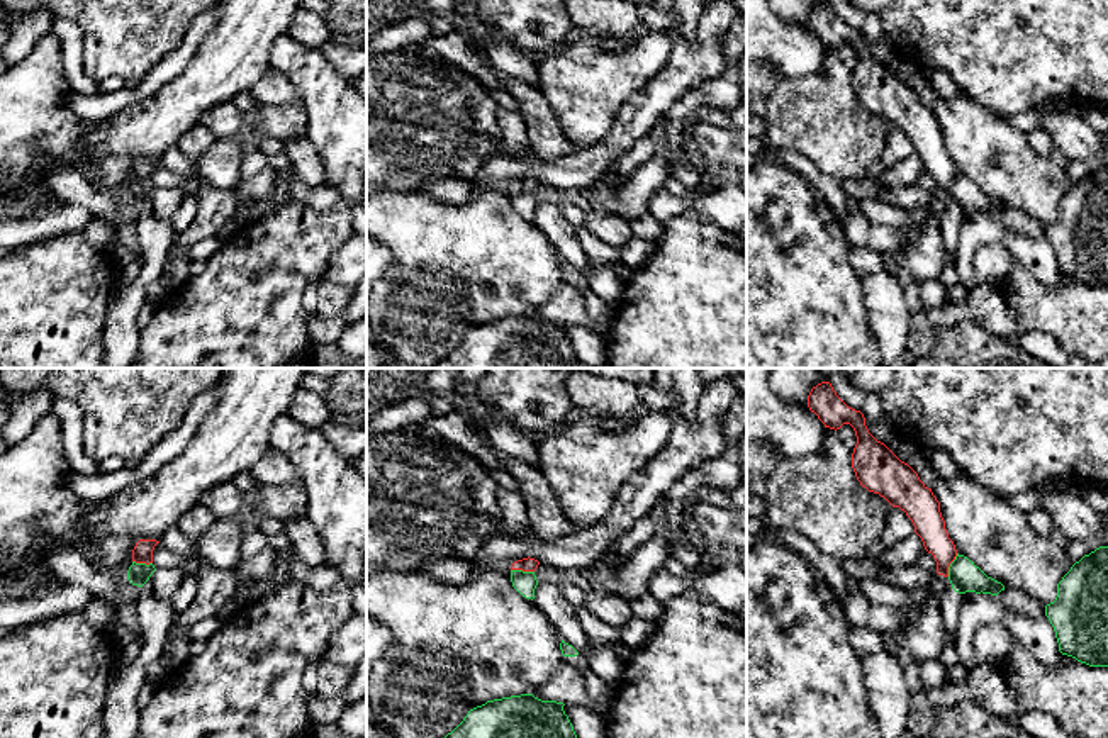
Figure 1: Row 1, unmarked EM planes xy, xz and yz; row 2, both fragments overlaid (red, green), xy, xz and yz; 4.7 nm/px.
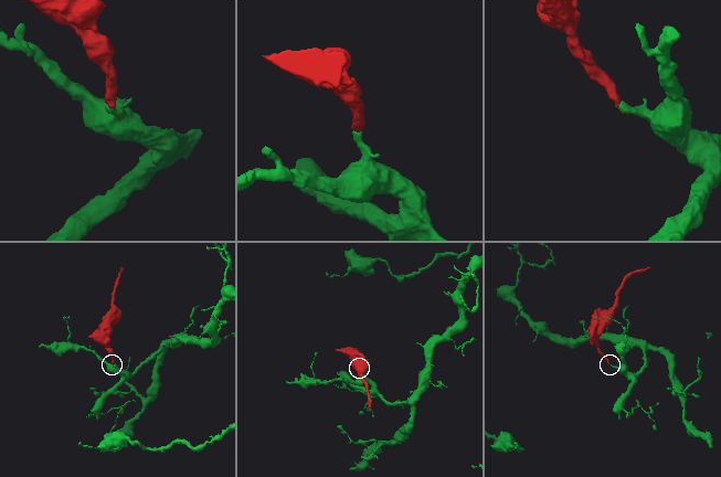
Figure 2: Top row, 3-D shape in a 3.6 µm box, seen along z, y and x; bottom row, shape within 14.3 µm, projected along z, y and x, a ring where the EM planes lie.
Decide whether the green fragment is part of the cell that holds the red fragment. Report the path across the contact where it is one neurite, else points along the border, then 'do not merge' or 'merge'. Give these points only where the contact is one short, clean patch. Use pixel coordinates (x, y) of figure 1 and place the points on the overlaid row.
border xz (511, 569), (533, 572); do not merge

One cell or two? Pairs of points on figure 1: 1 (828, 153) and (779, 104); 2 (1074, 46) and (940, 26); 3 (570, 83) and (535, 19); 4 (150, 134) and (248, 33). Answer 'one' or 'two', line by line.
1: one
2: one
3: two
4: one

